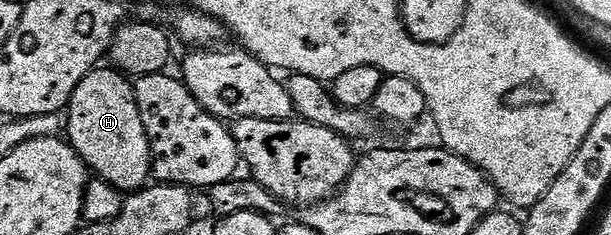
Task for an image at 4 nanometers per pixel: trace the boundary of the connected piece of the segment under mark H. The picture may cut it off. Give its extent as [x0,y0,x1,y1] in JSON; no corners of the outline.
[66,68,153,192]

